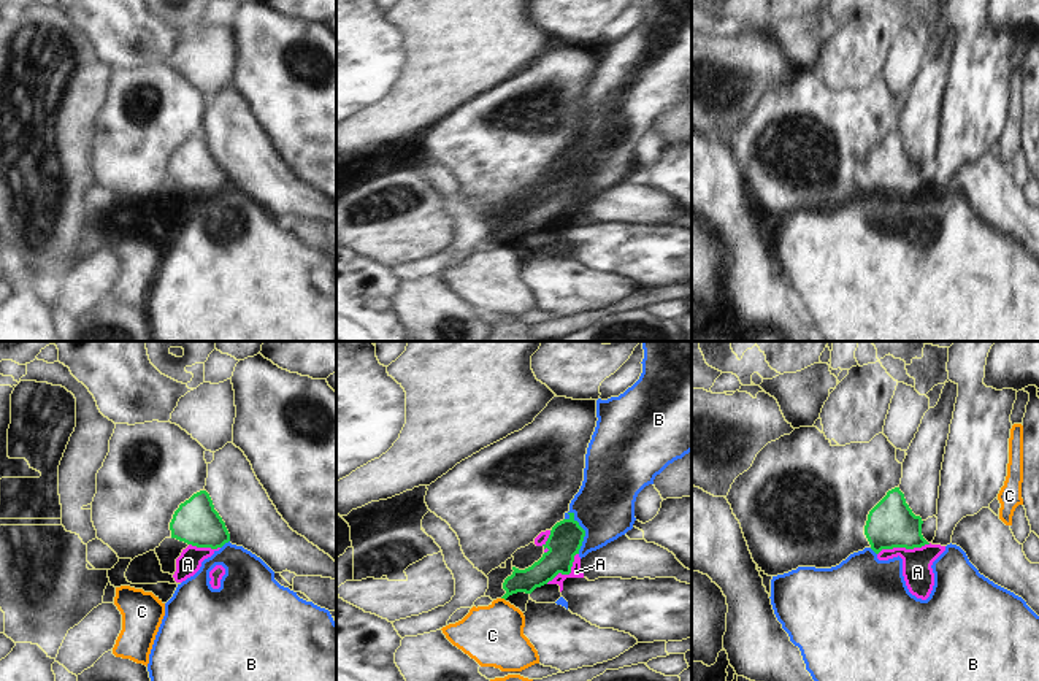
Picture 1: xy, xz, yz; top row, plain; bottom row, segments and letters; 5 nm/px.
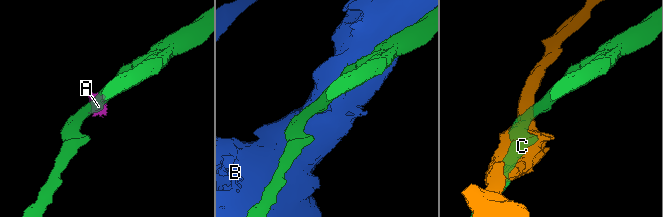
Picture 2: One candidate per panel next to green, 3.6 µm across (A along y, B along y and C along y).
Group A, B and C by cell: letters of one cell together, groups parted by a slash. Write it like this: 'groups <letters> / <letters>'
groups A B / C

